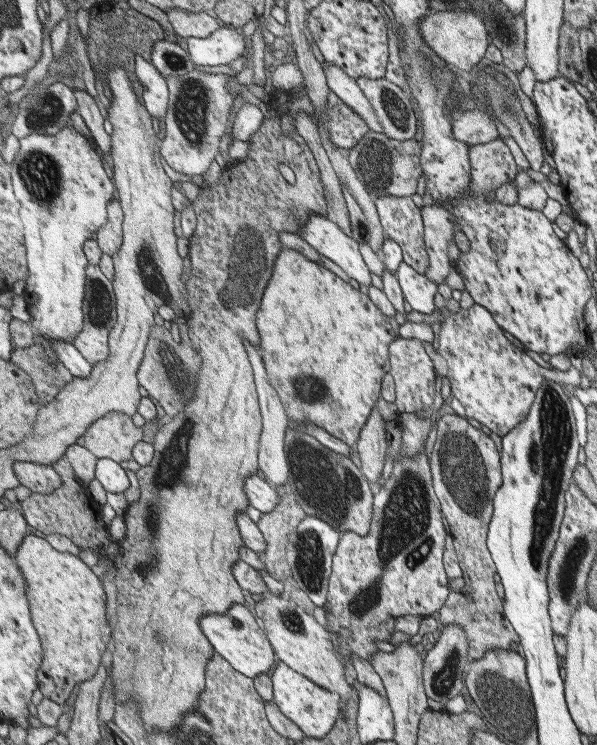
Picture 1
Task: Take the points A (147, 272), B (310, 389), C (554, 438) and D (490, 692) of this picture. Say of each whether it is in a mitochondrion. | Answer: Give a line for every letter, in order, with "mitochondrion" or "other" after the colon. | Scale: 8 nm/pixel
A: mitochondrion
B: mitochondrion
C: mitochondrion
D: mitochondrion

